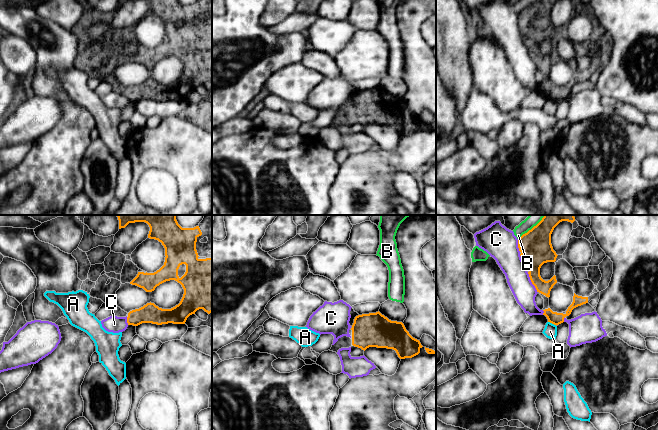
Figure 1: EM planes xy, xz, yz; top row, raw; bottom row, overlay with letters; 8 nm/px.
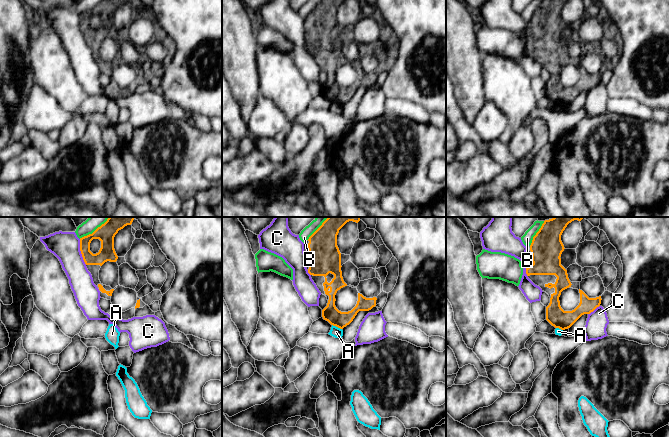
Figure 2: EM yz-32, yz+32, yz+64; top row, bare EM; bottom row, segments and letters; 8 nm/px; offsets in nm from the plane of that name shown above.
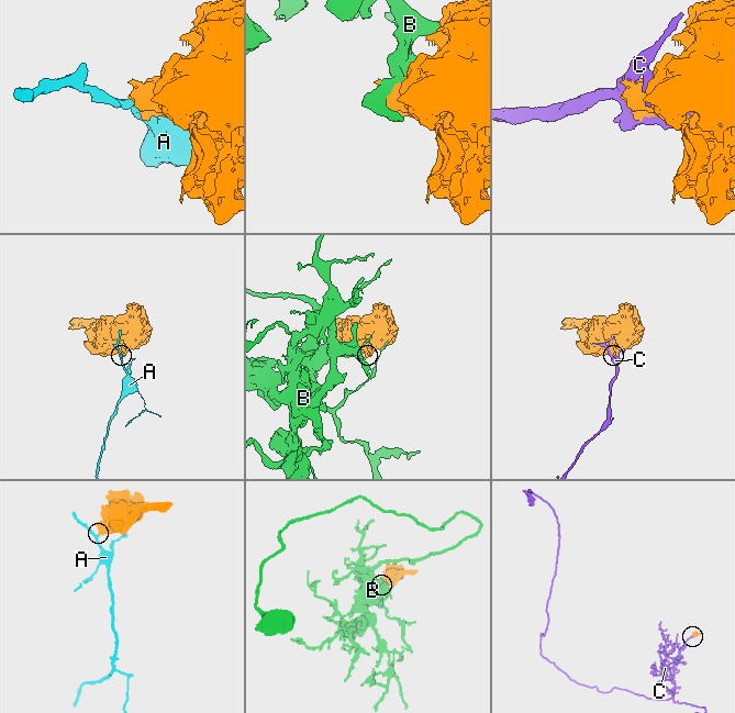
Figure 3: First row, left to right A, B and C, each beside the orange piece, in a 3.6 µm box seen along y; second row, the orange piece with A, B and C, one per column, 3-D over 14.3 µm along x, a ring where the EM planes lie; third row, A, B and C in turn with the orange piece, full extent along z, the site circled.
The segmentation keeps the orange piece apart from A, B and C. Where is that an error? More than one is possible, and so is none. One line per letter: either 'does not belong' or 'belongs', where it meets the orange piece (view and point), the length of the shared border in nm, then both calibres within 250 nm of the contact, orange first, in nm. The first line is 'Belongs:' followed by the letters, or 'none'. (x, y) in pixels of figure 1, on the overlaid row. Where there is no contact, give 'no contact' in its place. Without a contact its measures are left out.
Belongs: none
A: does not belong | yz (552, 323) | 80 nm | 100/110 nm
B: does not belong | yz (532, 228) | 300 nm | 260/110 nm
C: does not belong | yz (531, 281) | 190 nm | 220/190 nm

